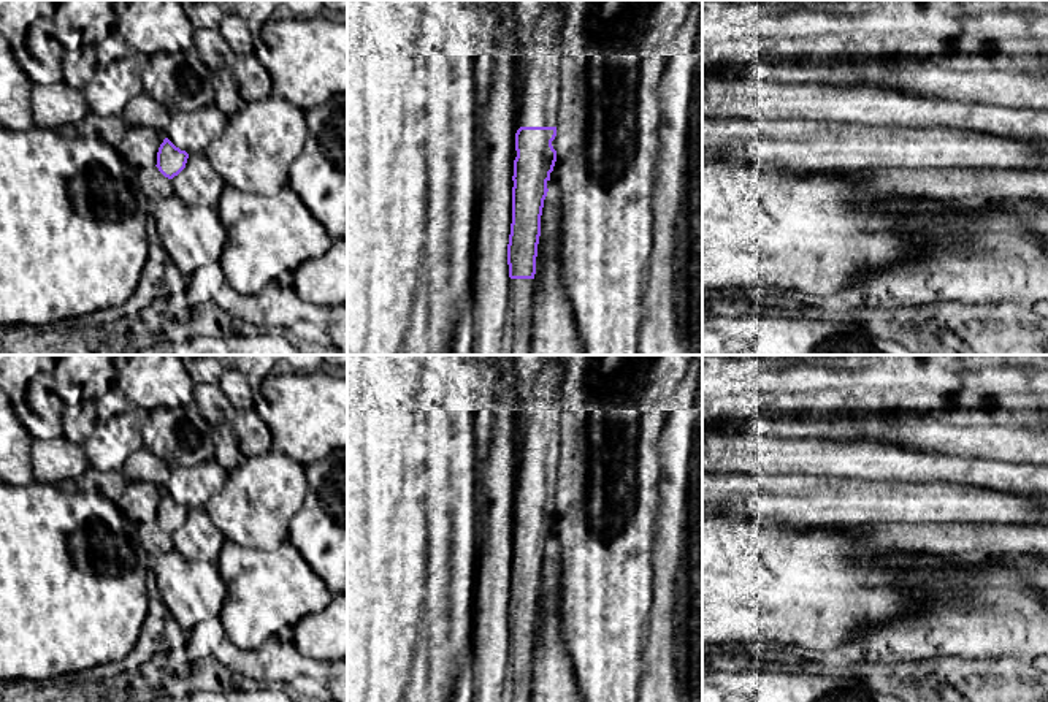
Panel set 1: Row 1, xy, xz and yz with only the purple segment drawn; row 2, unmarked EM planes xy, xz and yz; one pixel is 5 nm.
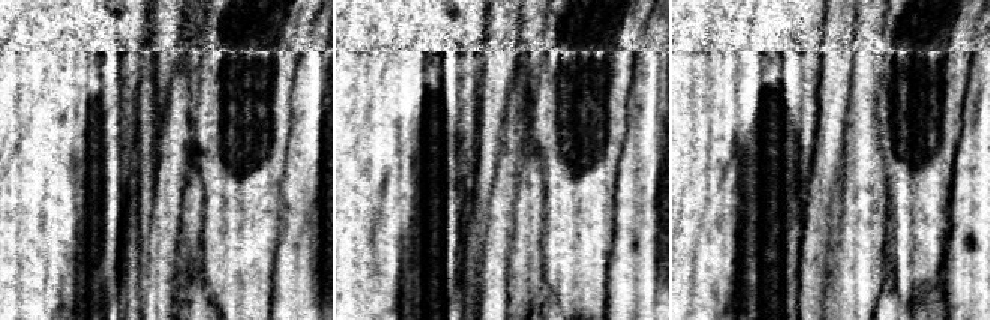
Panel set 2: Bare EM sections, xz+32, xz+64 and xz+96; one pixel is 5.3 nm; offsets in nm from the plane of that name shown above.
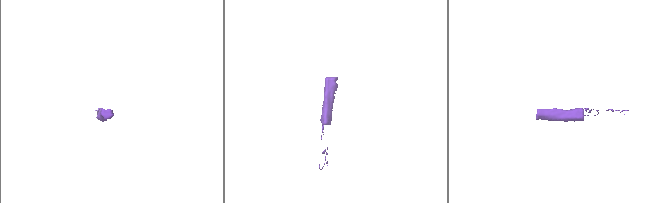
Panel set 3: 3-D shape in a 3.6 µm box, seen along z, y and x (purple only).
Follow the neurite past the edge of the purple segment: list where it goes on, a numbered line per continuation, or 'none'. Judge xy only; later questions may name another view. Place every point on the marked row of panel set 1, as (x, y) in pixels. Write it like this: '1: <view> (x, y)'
none

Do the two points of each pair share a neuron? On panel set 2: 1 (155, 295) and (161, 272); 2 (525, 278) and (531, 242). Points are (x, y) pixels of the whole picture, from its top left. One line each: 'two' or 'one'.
1: one
2: one

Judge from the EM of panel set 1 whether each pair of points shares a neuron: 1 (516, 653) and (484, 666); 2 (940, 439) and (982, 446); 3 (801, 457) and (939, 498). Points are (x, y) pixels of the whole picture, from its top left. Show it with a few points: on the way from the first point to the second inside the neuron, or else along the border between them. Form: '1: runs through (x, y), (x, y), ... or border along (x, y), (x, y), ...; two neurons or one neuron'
1: border along (508, 618), (509, 656), (506, 677), (501, 685); two neurons
2: runs through (950, 439), (972, 439); one neuron
3: border along (841, 476), (914, 482); two neurons

